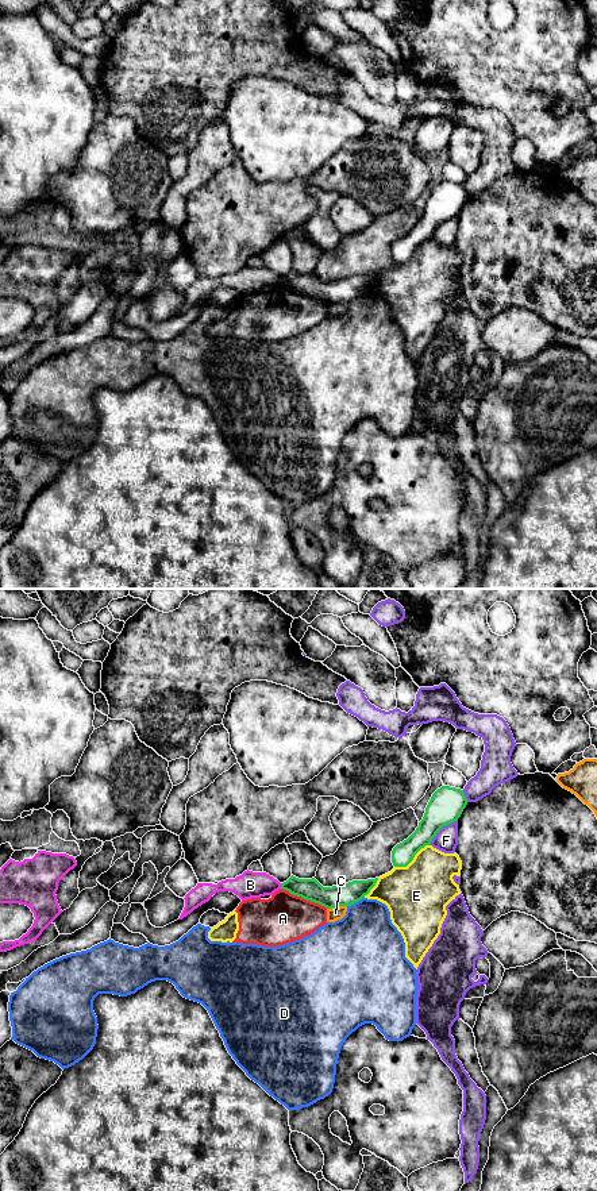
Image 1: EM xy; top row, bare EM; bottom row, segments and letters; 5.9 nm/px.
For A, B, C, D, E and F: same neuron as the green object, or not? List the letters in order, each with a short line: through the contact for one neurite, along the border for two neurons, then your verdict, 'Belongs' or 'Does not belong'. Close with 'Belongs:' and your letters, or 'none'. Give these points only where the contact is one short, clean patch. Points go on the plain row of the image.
A: Line: xy (281, 282), (327, 303). Does not belong
B: Line: xy (282, 278), (280, 282). Does not belong
C: Does not belong
D: Line: xy (364, 292), (347, 301). Does not belong
E: Does not belong
F: Does not belong
Belongs: none

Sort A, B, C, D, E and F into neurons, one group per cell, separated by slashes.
A E / B / C / D / F

